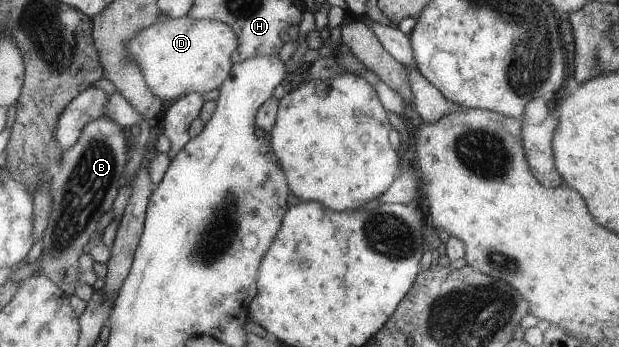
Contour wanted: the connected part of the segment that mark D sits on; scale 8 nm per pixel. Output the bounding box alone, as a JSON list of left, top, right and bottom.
[127,16,240,106]

